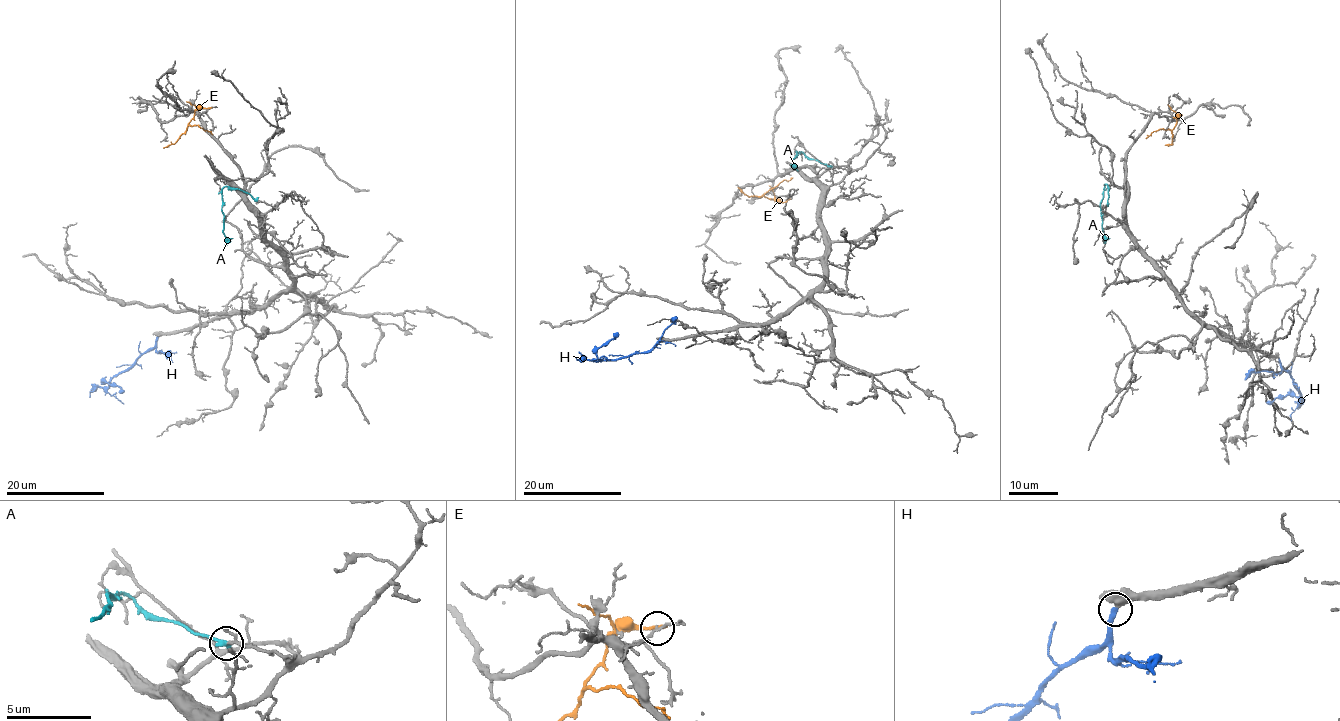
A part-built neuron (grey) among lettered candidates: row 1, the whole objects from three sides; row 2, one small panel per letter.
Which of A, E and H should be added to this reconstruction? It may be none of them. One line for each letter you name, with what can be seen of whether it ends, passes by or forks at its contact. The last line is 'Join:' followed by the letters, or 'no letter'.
A: It ends there
H: It ends there
Join: A, H

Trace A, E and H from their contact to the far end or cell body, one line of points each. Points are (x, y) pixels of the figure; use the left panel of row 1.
A: (257, 200), (239, 189), (226, 186), (222, 190), (223, 234), (228, 239), (233, 238)
E: (208, 108), (198, 107), (188, 125), (212, 134)
H: (158, 337), (153, 348), (105, 383), (118, 386), (122, 392)

